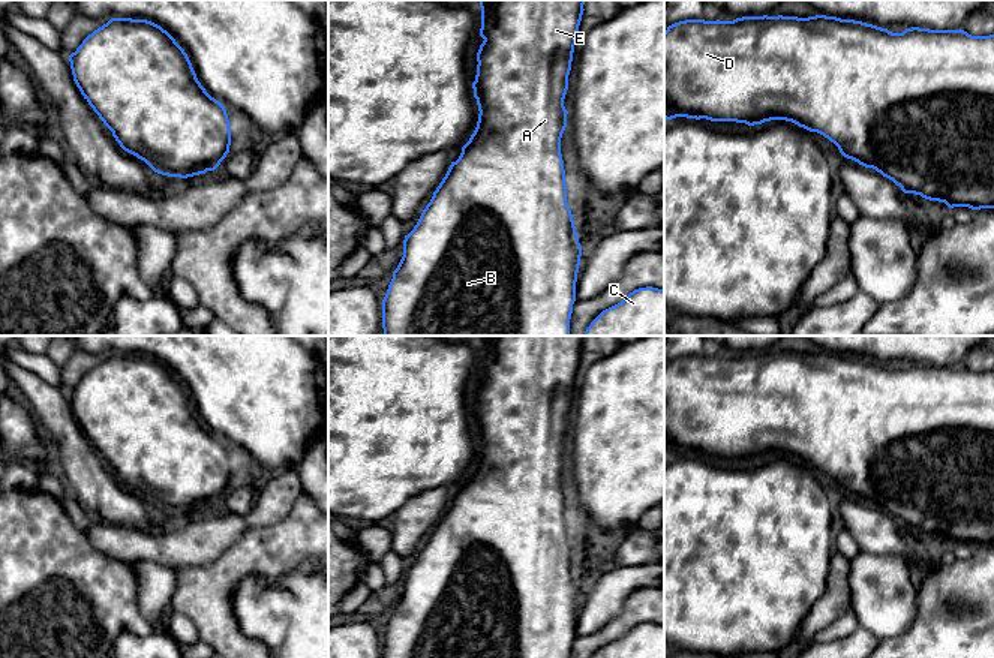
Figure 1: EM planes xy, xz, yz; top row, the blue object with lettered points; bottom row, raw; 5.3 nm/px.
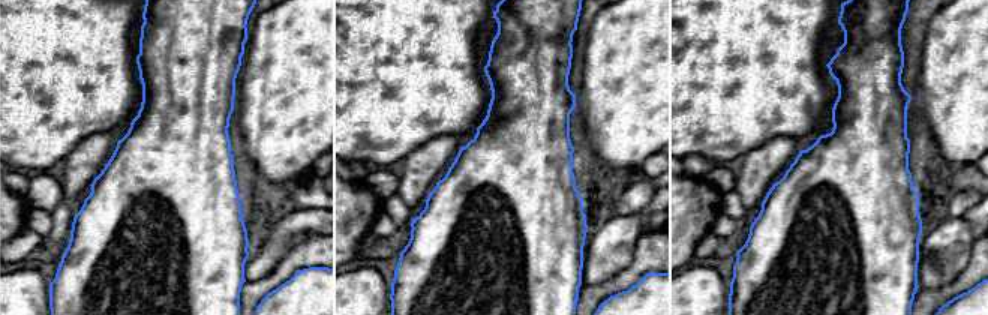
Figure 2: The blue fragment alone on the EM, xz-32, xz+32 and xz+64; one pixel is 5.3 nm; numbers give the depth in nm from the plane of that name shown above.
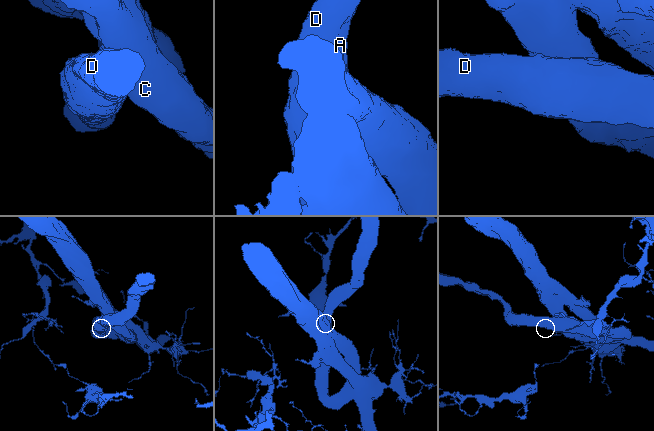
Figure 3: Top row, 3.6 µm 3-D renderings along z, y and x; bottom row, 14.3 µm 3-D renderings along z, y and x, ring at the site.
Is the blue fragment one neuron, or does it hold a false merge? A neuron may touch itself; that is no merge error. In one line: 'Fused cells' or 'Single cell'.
Single cell

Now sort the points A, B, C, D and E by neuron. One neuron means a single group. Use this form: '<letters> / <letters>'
A B C D E

